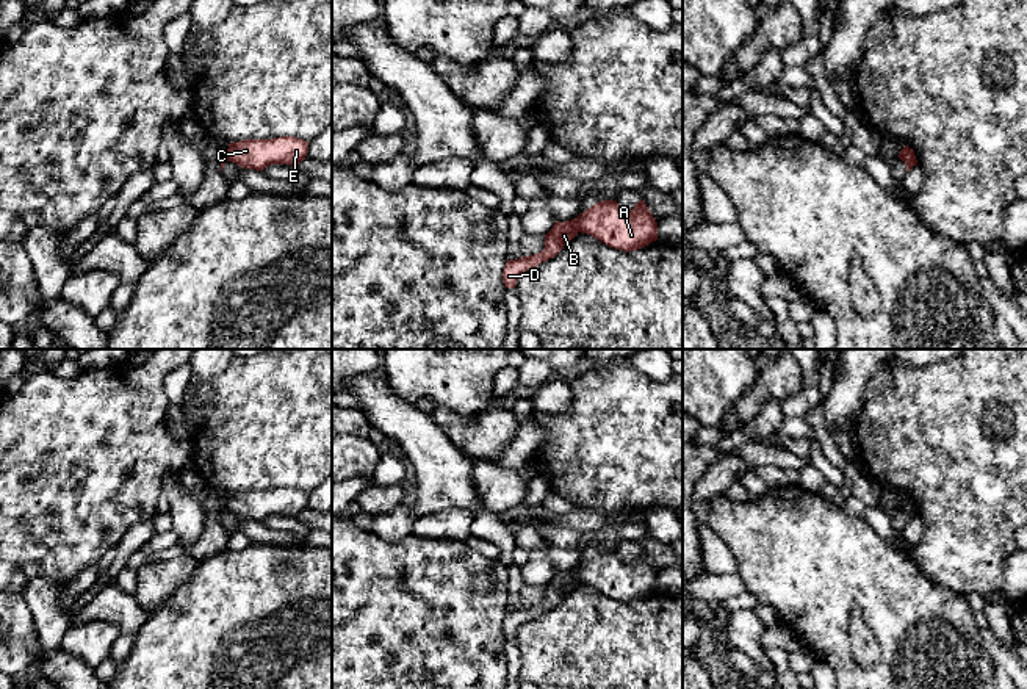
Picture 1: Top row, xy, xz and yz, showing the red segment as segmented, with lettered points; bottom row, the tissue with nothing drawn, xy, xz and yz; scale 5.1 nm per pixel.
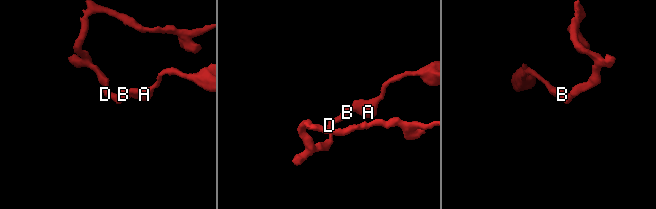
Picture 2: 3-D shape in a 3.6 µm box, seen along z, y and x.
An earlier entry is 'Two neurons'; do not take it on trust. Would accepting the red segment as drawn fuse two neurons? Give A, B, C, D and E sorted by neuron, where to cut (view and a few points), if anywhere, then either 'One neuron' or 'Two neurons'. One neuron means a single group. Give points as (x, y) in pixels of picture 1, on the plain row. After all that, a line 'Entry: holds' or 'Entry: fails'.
Groups: A C E / B D. Split along xz (576, 569), (578, 581). Two neurons
Entry: holds

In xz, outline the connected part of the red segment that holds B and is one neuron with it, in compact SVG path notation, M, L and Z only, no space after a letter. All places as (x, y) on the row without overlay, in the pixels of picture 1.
M578 568L565 573L556 572L553 579L545 586L545 600L540 604L526 606L517 611L507 611L503 620L503 633L506 639L515 639L517 631L524 622L529 622L556 608L567 593L578 586Z

